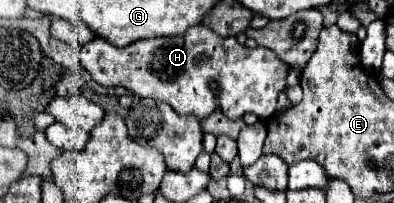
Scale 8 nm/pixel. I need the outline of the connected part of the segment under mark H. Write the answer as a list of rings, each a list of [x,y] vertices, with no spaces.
[[[194,25],[180,37],[144,39],[122,49],[96,37],[80,49],[80,59],[96,83],[104,87],[126,87],[138,97],[166,101],[178,115],[194,115],[198,119],[206,119],[216,109],[220,109],[228,119],[240,119],[248,111],[256,113],[260,119],[268,119],[276,111],[278,95],[286,89],[286,77],[290,73],[288,63],[284,63],[274,51],[264,49],[262,45],[250,49],[234,37],[220,37],[212,33],[212,29],[204,25]]]

